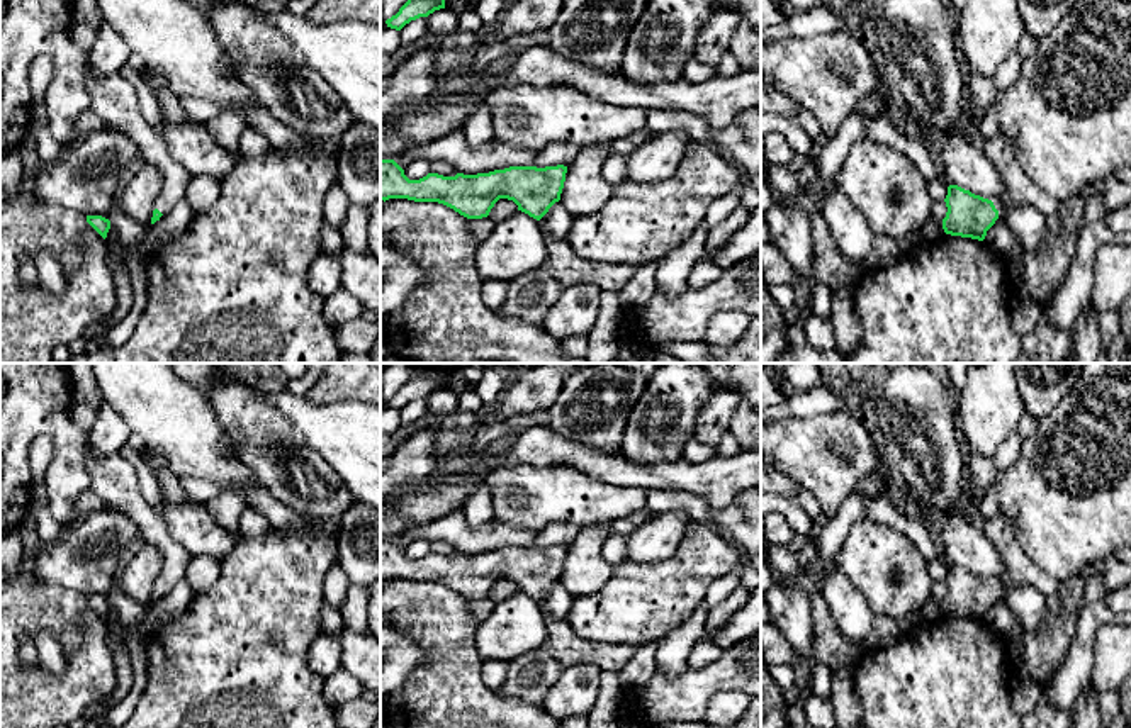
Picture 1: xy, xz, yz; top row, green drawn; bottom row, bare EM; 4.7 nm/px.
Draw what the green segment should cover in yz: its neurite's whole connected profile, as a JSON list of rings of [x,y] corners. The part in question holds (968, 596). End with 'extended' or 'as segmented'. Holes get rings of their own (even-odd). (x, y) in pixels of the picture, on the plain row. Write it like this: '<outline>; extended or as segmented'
[[[1000,512],[982,523],[983,533],[1002,558],[1004,575],[993,580],[971,574],[958,565],[948,567],[948,592],[942,599],[946,614],[983,621],[1005,587],[1034,587],[1046,597],[1058,580],[1038,567],[1017,545],[1012,523]]]; extended

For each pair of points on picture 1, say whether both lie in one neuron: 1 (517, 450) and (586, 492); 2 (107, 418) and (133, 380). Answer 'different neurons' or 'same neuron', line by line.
1: different neurons
2: different neurons

